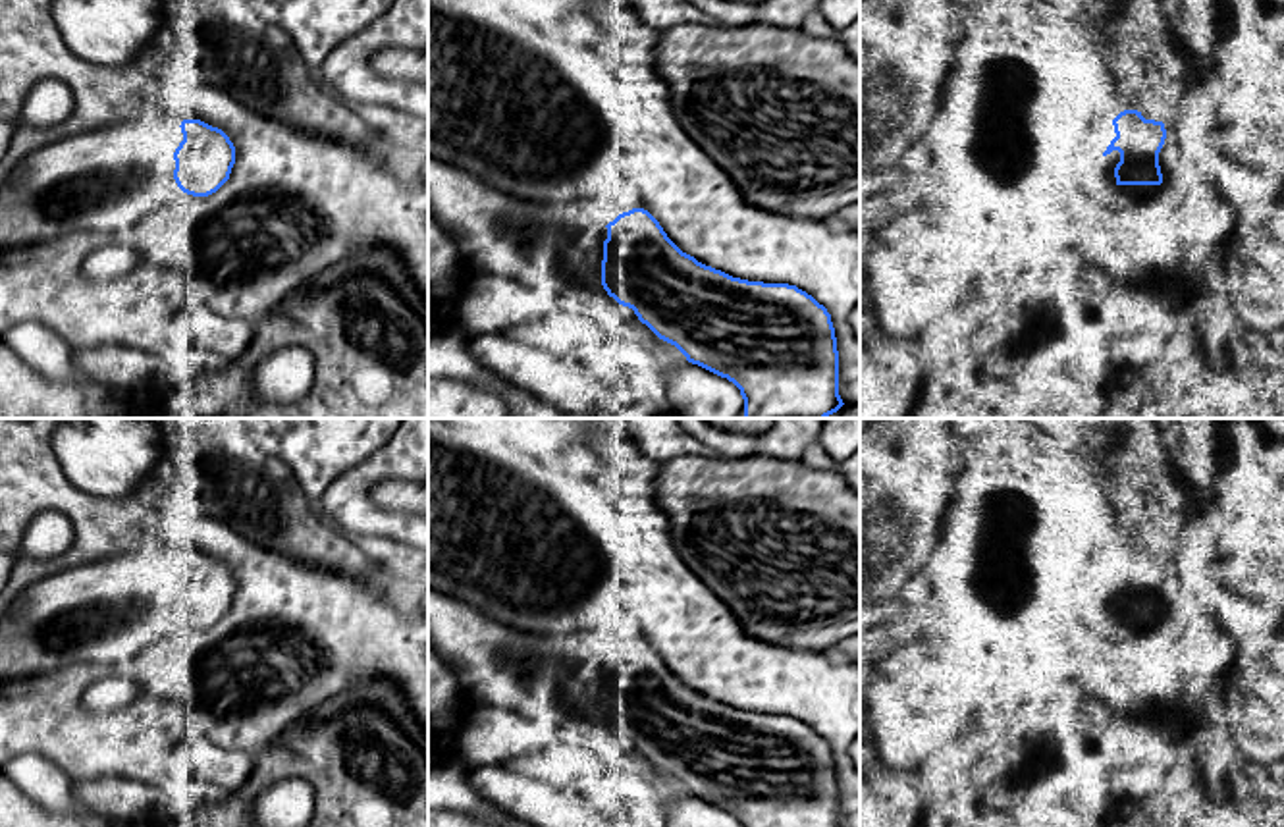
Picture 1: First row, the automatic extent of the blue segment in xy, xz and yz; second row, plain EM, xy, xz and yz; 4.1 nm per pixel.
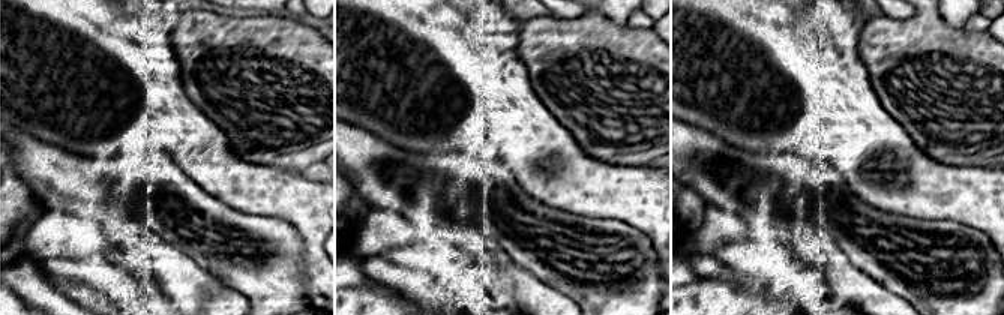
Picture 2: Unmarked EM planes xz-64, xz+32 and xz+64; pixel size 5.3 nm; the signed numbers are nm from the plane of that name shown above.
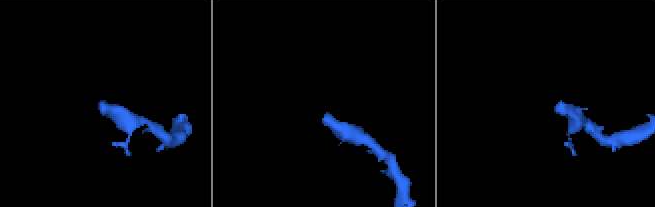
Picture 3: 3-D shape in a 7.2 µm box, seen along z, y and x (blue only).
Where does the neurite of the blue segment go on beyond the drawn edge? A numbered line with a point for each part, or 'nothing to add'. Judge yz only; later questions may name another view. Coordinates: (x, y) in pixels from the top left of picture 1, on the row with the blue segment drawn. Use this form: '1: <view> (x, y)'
1: yz (1105, 176)

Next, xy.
1: xy (74, 184)

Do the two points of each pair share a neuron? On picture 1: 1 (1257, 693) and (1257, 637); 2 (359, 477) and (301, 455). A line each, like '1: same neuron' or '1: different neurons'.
1: different neurons
2: different neurons

